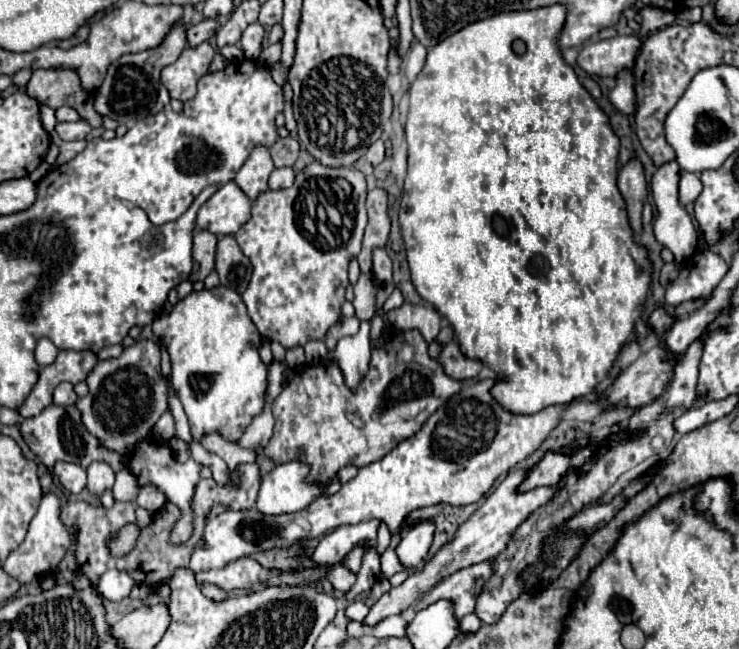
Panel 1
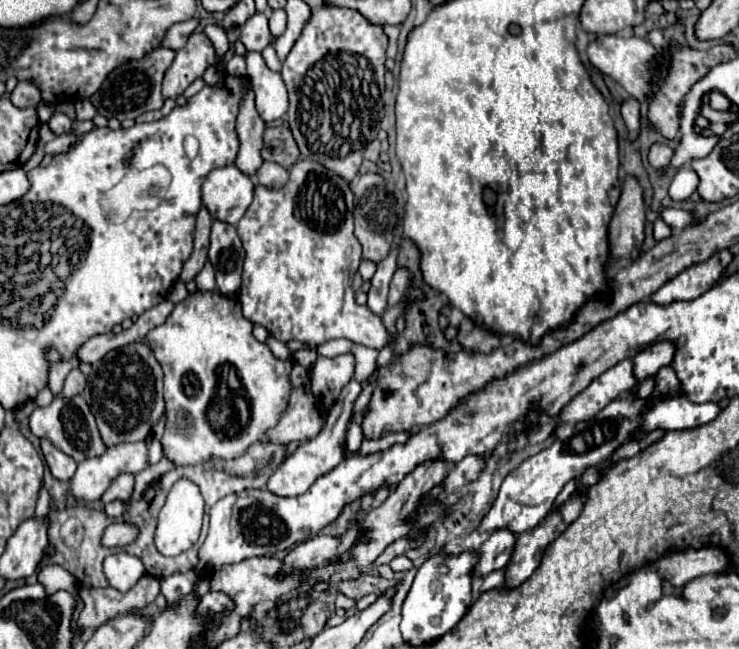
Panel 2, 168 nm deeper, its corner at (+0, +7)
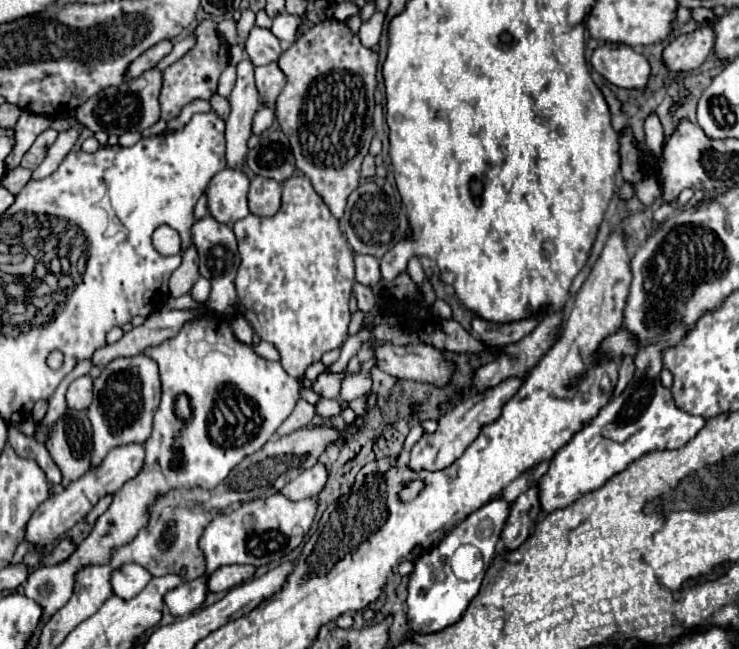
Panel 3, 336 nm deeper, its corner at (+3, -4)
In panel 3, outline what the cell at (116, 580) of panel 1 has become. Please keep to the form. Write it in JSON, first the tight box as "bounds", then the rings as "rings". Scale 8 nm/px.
{"bounds":[112,564,152,600],"rings":[[[124,564],[122,568],[112,572],[112,590],[118,598],[122,600],[130,600],[134,598],[148,582],[152,580],[150,572],[146,572],[146,568],[142,568],[140,564]]]}

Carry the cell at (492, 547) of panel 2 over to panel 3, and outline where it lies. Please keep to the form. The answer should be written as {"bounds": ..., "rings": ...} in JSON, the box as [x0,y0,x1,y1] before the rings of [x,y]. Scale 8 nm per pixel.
{"bounds":[500,486,540,552],"rings":[[[532,486],[526,494],[522,494],[510,508],[508,520],[502,528],[500,542],[504,552],[512,552],[520,548],[526,538],[530,536],[532,526],[540,518],[540,508],[538,508],[538,496],[536,496],[536,486]]]}

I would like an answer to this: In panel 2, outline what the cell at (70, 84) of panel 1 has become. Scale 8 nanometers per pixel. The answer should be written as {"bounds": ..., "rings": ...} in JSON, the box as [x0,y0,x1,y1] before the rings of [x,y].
{"bounds":[9,81,41,107],"rings":[[[21,81],[21,83],[17,83],[17,87],[9,95],[9,99],[15,107],[35,107],[41,101],[41,93],[33,83]]]}

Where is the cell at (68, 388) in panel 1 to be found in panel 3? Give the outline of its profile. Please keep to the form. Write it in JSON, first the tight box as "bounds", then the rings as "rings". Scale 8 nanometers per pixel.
{"bounds":[66,376,92,410],"rings":[[[90,376],[76,378],[76,380],[70,384],[68,394],[66,394],[68,408],[84,410],[84,408],[88,408],[90,400],[92,400],[92,378],[90,378]]]}

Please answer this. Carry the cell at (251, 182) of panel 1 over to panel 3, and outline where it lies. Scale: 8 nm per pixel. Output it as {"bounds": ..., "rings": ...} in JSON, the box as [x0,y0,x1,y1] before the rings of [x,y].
{"bounds":[226,58,260,170],"rings":[[[248,58],[238,64],[238,80],[228,100],[232,112],[226,120],[226,160],[230,168],[240,170],[248,154],[252,116],[260,108],[260,94],[254,84],[254,64]]]}

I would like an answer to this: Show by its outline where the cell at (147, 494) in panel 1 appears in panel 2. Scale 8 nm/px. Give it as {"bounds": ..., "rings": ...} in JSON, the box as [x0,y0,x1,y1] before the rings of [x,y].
{"bounds":[147,417,165,463],"rings":[[[165,417],[155,425],[151,437],[147,439],[147,445],[149,445],[149,461],[151,461],[151,463],[155,463],[155,461],[159,461],[159,459],[163,457],[163,453],[161,453],[161,443],[159,443],[159,439],[161,439],[161,431],[163,431],[163,425],[165,425]]]}

